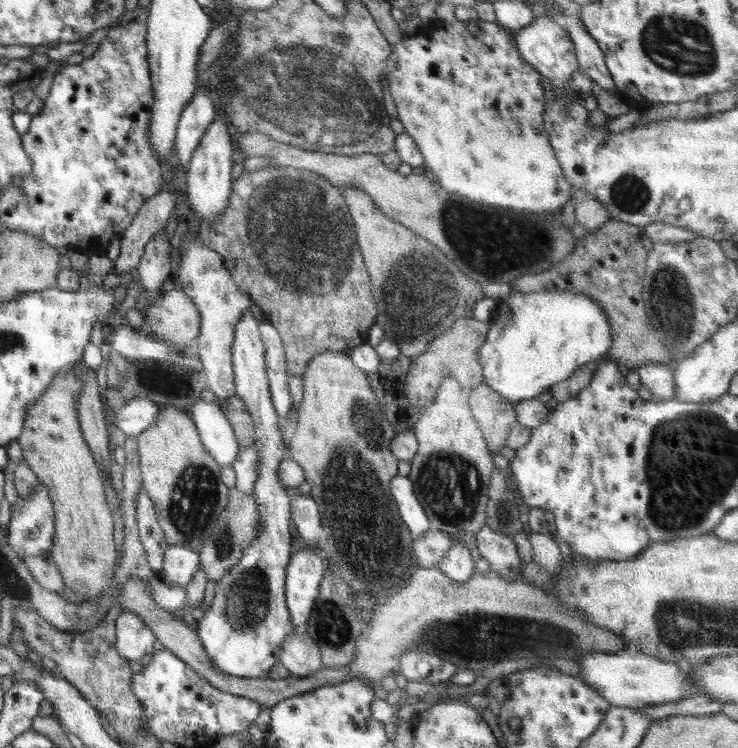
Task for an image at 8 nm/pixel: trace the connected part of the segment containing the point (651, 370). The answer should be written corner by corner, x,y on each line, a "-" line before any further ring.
650,363
636,370
642,386
650,391
655,399
674,397
674,369
664,363

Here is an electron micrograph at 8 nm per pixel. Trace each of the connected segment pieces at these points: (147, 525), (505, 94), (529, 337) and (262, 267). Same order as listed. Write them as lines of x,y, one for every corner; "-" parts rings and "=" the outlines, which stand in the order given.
144,486
136,498
136,524
138,538
144,547
150,568
154,574
162,572
164,552
169,548
169,544
160,528
152,499
=
478,18
469,21
457,20
445,24
445,26
440,26
440,28
444,28
444,30
434,31
434,36
430,36
430,38
426,38
426,36
402,37
400,42
391,47
391,53
388,60
386,60
385,68
392,99
396,102
396,108
398,109
397,119
404,125
404,132
409,134
416,142
417,148
424,158
424,163
426,163
428,174
448,192
467,196
472,200
495,208
510,208
516,210
516,212
526,212
526,214
534,215
548,215
554,212
561,214
562,206
571,198
571,184
566,180
566,176
553,154
548,134
543,129
542,112
545,99
540,83
541,74
519,54
510,37
511,33
506,32
502,26
494,22
484,22
484,20
=
542,289
538,292
514,291
500,301
496,316
490,322
489,334
479,348
479,364
483,383
516,404
524,399
534,399
551,386
570,378
574,371
587,363
606,357
612,346
612,327
602,307
594,299
568,289
=
267,166
257,168
250,172
243,170
241,176
233,182
232,190
228,206
226,206
226,210
220,218
220,221
216,225
202,224
198,234
204,246
209,247
214,252
218,252
222,256
224,266
226,266
226,270
229,270
238,290
251,298
251,302
254,302
262,310
262,314
266,316
266,320
278,331
285,348
289,391
292,395
292,412
284,420
284,425
292,425
295,422
298,424
298,412
296,408
300,406
303,399
303,376
305,375
304,372
306,367
308,367
309,361
314,356
323,354
322,352
348,353
353,348
368,343
368,330
375,324
378,314
377,304
373,297
371,280
366,266
362,262
360,250
356,246
357,234
354,232
355,224
343,197
342,189
334,186
334,184
330,184
320,174
306,169
297,169
292,166

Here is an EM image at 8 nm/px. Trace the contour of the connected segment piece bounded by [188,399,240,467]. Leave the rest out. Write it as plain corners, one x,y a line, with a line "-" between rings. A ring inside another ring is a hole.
200,399
188,413
198,429
206,452
221,467
231,467
238,456
240,446
232,425
219,404

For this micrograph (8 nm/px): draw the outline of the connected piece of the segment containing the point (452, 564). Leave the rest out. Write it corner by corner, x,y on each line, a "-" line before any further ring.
455,539
450,550
441,559
438,569
453,582
467,582
477,571
470,550

